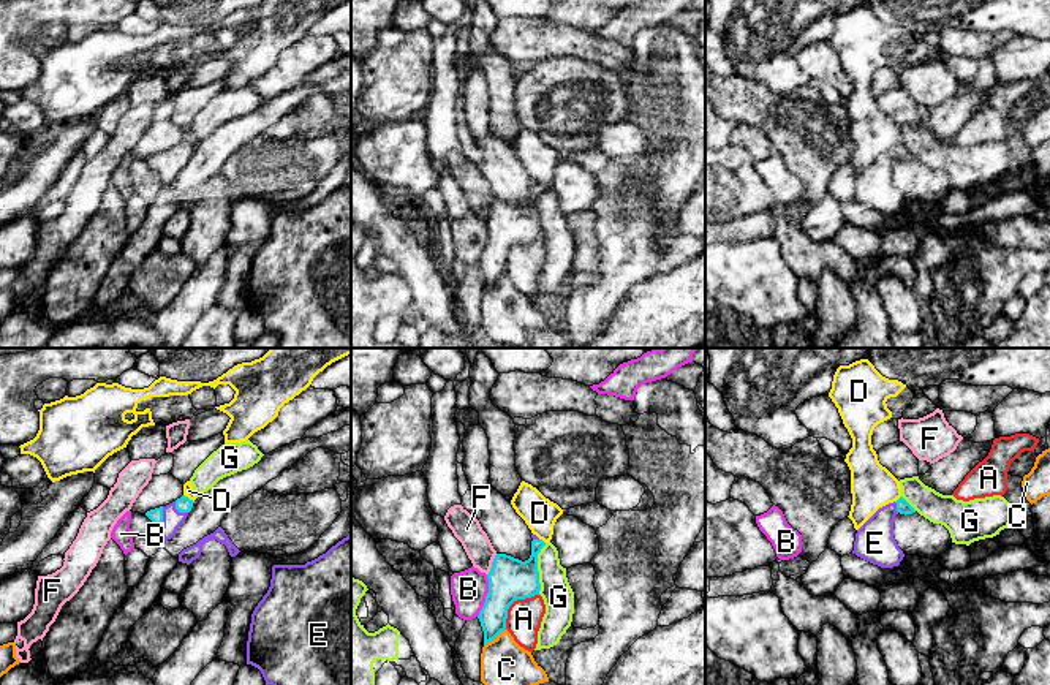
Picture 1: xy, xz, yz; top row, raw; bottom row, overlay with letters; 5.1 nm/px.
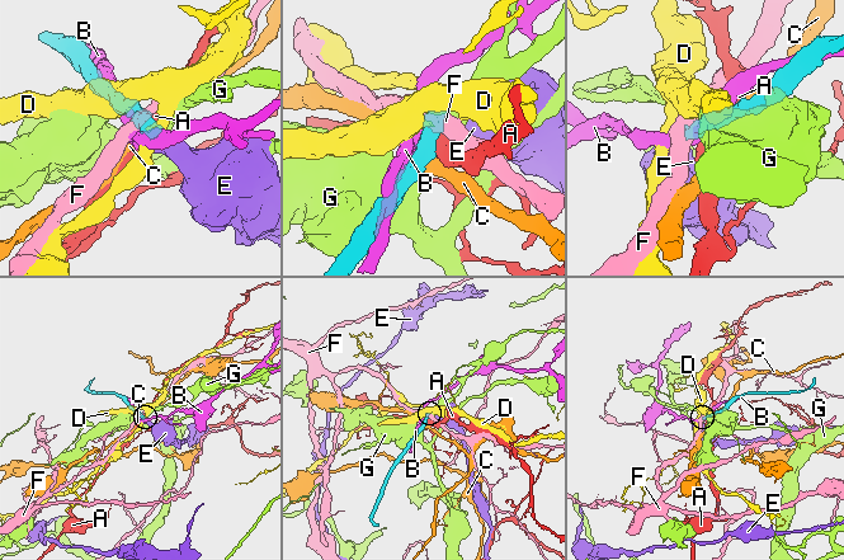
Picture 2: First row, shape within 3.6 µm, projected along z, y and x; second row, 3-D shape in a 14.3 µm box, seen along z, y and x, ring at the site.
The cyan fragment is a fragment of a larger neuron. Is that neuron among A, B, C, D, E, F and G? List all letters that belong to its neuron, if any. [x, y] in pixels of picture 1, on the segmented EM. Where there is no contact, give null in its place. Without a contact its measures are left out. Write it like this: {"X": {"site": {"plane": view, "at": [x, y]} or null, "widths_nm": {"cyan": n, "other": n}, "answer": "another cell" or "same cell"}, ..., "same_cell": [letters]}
{"A": {"site": {"plane": "xz", "at": [513, 601]}, "widths_nm": {"cyan": 220, "other": 180}, "answer": "another cell"}, "B": {"site": {"plane": "xz", "at": [487, 595]}, "widths_nm": {"cyan": 220, "other": 190}, "answer": "another cell"}, "C": {"site": {"plane": "xz", "at": [494, 638]}, "widths_nm": {"cyan": 160, "other": 240}, "answer": "another cell"}, "D": {"site": {"plane": "xy", "at": [187, 497]}, "widths_nm": {"cyan": 80, "other": 60}, "answer": "another cell"}, "E": {"site": {"plane": "xy", "at": [162, 518]}, "widths_nm": {"cyan": 70, "other": 100}, "answer": "same cell"}, "F": {"site": {"plane": "xz", "at": [492, 565]}, "widths_nm": {"cyan": 220, "other": 140}, "answer": "another cell"}, "G": {"site": {"plane": "xz", "at": [536, 568]}, "widths_nm": {"cyan": 220, "other": 160}, "answer": "another cell"}, "same_cell": ["E"]}

